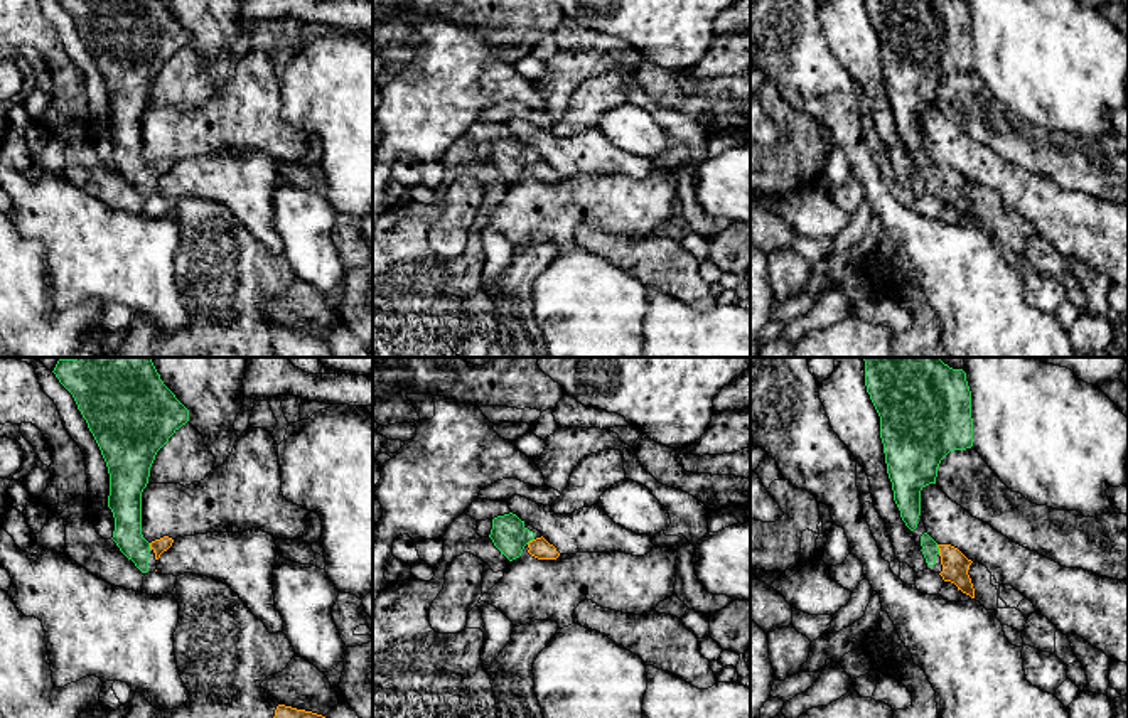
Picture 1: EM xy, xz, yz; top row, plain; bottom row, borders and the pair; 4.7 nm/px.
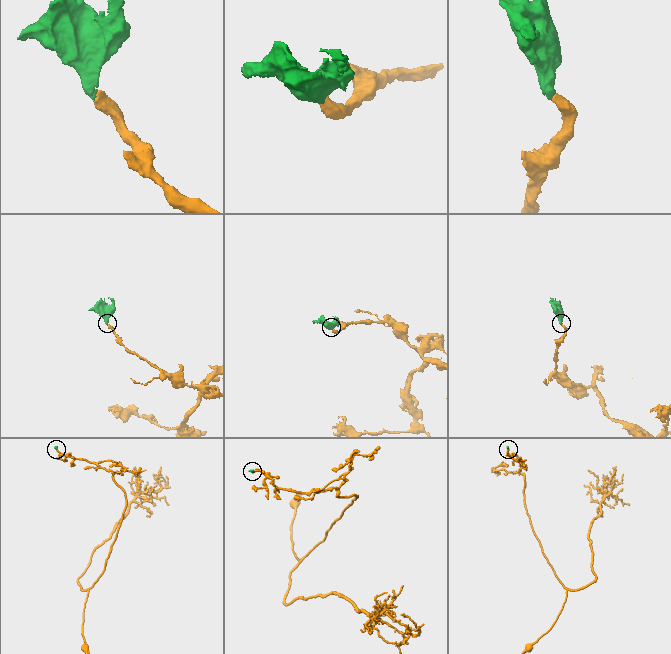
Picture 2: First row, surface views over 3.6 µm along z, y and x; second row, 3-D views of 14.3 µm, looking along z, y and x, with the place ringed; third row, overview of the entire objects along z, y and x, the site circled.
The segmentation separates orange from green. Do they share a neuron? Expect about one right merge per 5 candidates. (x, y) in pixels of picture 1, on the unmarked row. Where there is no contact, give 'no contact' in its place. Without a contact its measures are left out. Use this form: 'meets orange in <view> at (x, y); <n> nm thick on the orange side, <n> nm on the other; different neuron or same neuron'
meets orange in yz at (940, 172); 130 nm thick on the orange side, 80 nm on the other; same neuron

